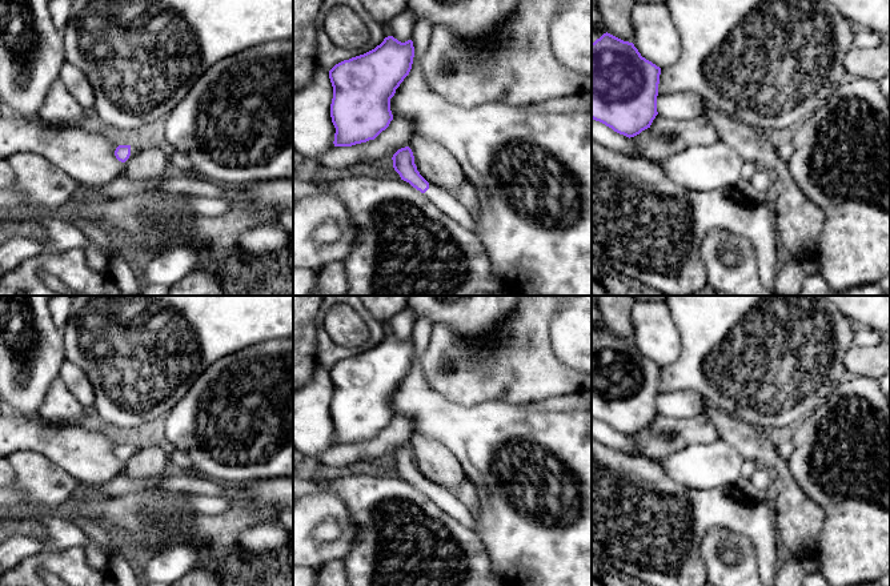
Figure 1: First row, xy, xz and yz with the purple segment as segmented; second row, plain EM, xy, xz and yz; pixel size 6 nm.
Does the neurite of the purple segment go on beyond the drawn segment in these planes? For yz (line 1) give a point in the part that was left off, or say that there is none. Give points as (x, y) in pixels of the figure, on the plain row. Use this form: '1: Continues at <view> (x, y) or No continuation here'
1: No continuation here

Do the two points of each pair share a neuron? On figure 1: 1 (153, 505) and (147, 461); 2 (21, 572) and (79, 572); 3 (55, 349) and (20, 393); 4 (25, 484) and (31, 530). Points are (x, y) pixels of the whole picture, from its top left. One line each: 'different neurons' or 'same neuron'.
1: same neuron
2: same neuron
3: same neuron
4: different neurons

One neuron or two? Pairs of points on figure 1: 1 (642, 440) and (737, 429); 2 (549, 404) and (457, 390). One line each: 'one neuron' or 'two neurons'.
1: two neurons
2: two neurons

